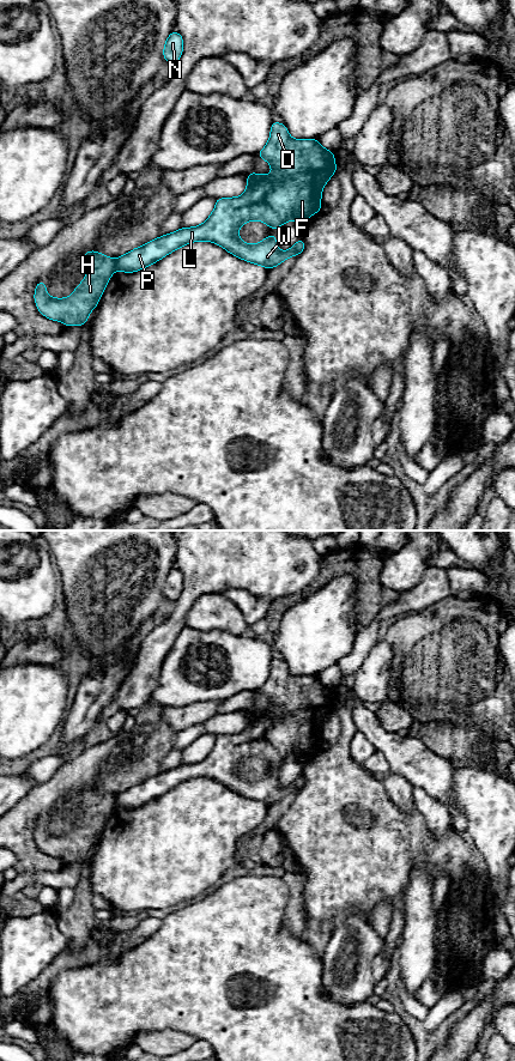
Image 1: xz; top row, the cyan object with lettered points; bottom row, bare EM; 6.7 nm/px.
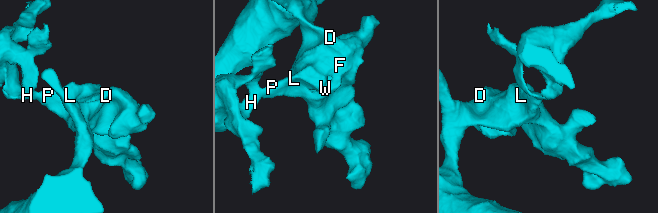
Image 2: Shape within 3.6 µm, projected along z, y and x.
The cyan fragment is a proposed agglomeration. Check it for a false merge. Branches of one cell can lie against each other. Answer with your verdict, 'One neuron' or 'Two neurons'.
Two neurons

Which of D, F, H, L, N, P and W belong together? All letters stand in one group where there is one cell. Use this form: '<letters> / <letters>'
D F L N P W / H

